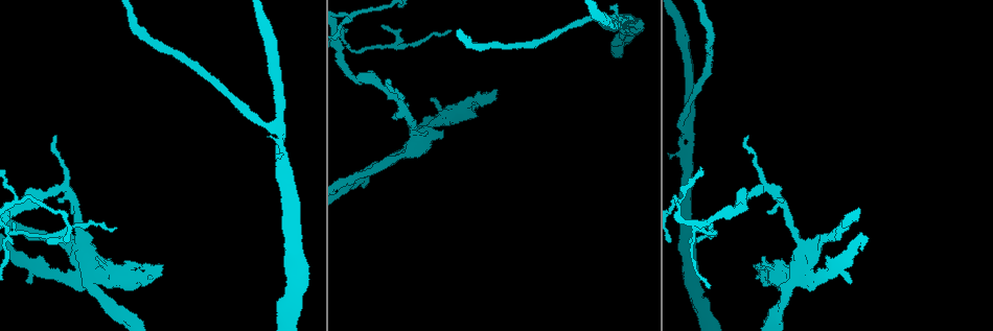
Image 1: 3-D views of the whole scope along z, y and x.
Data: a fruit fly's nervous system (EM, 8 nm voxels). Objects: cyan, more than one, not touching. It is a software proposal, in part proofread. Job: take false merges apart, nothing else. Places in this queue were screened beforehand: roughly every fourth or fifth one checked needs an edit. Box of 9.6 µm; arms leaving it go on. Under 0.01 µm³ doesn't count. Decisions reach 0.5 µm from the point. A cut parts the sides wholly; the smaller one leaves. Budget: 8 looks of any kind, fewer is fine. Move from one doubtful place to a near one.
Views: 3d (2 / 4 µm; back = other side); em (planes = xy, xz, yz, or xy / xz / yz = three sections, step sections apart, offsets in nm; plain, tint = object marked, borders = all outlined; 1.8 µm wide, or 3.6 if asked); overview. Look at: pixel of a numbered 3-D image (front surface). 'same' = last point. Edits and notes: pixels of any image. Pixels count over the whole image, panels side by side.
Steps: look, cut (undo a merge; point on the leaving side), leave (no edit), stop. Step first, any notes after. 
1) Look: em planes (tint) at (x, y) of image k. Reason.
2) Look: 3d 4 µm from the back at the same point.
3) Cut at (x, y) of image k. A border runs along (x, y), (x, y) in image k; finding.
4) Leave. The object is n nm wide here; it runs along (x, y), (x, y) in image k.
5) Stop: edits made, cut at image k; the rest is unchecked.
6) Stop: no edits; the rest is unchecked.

Look: 3d 2 µm at (400, 104) of image 1. Arms part here.

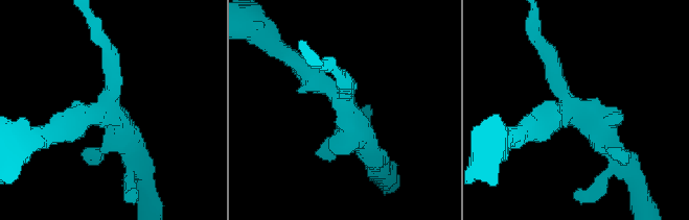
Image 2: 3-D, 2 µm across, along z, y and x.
Look: em planes (tint) at (571, 107) of image 2. Need the tissue.

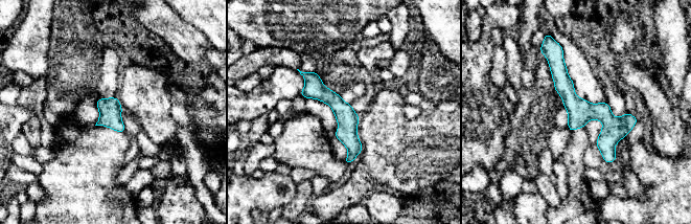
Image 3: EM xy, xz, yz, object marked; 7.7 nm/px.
Leave. One neuron here.

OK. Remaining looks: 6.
Look: 3d 2 µm at (704, 230) of image 1. Four-way junction.

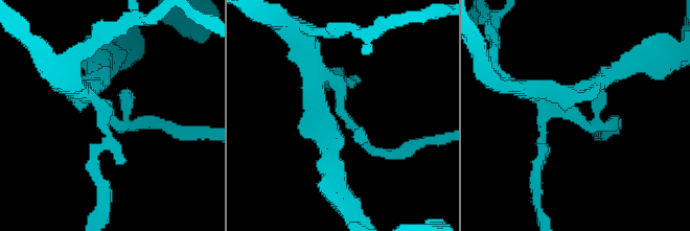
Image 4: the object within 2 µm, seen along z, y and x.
Look: em planes (tint) at (109, 116) of image 4. Now the EM.

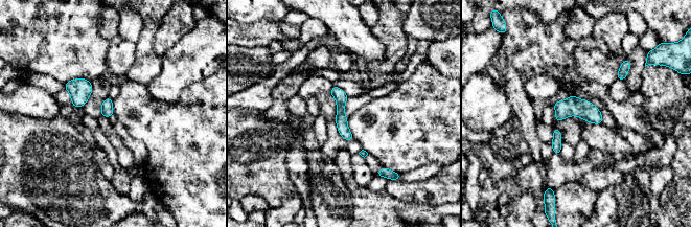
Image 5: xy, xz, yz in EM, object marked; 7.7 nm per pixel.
Leave. 4 arms meet here; it runs along (335, 89), (349, 137) in image 5; continuous, no second neuron.

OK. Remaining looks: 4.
Look: 3d 4 µm from the back at (423, 132) of image 1. Narrows sharply.

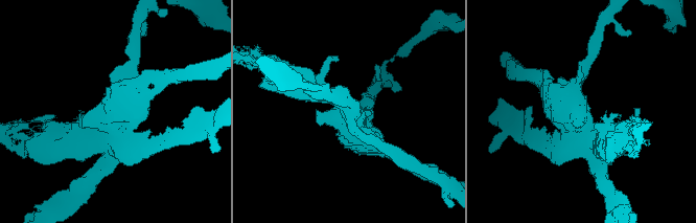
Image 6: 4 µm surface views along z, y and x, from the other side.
Look: em 3.6 µm planes (borders) at (114, 126) of image 6.

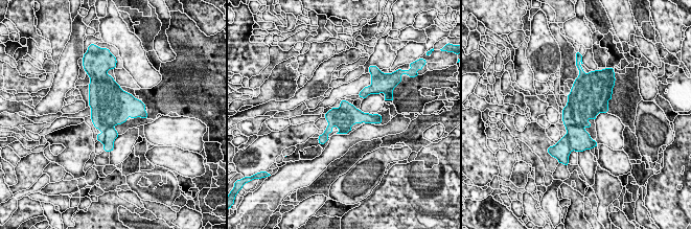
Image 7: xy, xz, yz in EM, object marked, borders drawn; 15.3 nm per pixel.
Cut at (579, 139) of image 7. A border runs along (567, 133), (569, 146), (572, 150) in image 7; a second neuron is stuck on.

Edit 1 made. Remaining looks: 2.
Stop: edits made, cut at image 7; the rest is unchecked.

